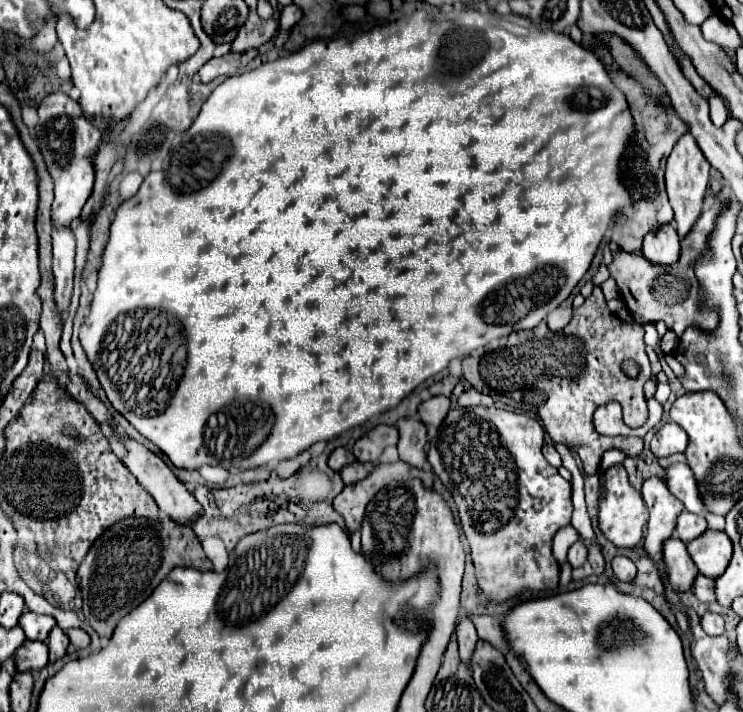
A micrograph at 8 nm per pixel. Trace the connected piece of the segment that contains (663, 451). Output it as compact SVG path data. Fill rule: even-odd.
M667 422L651 440L651 452L655 458L667 458L677 452L685 452L687 448L687 434L675 422Z

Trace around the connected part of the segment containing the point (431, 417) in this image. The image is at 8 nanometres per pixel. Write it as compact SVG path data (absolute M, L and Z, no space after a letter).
M433 396L419 406L419 416L423 424L433 424L437 428L441 426L447 412L449 412L449 398L445 396Z

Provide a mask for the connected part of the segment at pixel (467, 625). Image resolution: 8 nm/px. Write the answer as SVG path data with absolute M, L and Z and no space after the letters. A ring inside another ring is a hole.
M463 618L457 624L457 638L459 638L459 656L461 656L461 662L465 662L465 666L471 670L471 656L473 656L473 650L477 646L477 640L479 640L471 620Z

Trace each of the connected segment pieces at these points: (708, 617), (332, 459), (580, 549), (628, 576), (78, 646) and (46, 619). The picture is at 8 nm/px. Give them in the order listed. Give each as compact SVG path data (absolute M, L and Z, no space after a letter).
M705 612L701 616L701 626L709 636L721 636L725 632L723 628L723 616L717 612Z
M335 448L335 450L331 452L331 456L329 456L329 468L335 470L335 472L339 472L343 466L351 464L353 460L355 460L355 456L353 456L349 450L345 450L345 448Z
M575 542L571 548L569 548L569 554L567 554L567 560L573 568L579 568L587 562L587 546L583 542Z
M617 554L617 556L613 558L611 566L613 566L615 576L617 576L621 582L633 582L633 578L637 576L637 568L635 568L633 560L631 560L631 558L627 558L627 556Z
M81 628L67 630L67 636L69 636L69 640L71 640L71 644L69 644L69 652L71 652L71 654L87 648L89 642L91 642L91 640L89 640L89 634L87 634L85 630L81 630Z
M25 612L19 618L19 626L23 628L27 640L45 642L49 638L49 630L55 626L55 620L51 616L41 616L41 614L35 614L35 612Z

